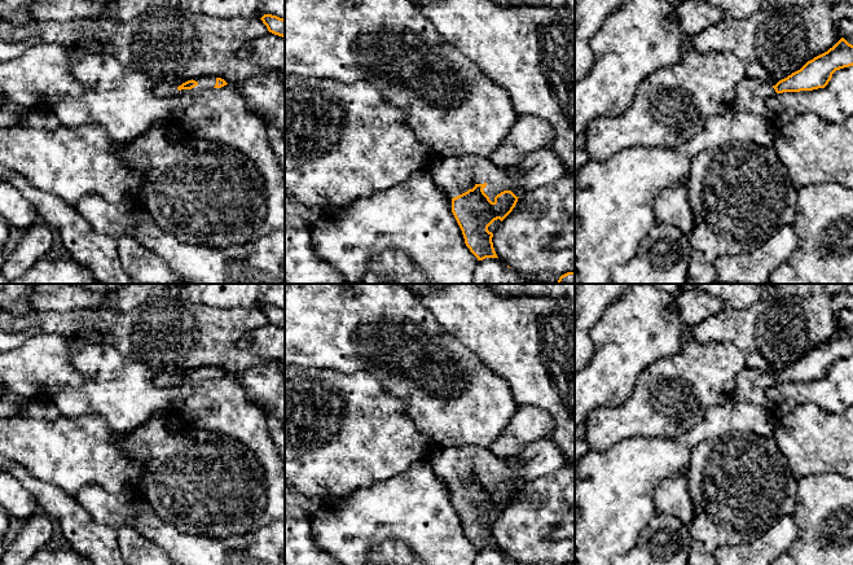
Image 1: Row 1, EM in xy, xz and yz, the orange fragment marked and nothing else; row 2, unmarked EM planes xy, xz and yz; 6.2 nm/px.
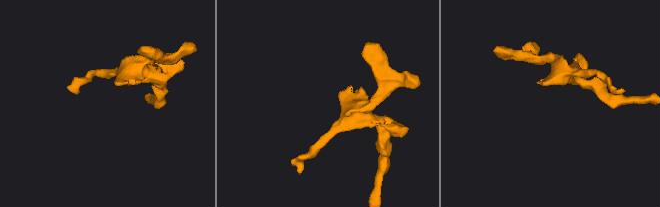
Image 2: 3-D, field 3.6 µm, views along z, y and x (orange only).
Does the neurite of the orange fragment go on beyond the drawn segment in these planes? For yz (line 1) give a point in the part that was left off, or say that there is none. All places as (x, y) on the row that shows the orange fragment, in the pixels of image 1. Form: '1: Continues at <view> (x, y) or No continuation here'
1: Continues at yz (751, 93)

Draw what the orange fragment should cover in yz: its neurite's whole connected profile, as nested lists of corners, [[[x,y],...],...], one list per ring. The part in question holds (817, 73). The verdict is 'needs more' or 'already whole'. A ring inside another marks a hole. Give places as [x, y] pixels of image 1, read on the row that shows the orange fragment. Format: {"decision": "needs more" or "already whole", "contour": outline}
{"decision": "needs more", "contour": [[[841,38],[827,52],[808,61],[800,70],[773,87],[761,79],[743,78],[735,88],[734,110],[768,118],[768,97],[783,92],[825,88],[836,70],[849,66],[853,66],[853,45]]]}

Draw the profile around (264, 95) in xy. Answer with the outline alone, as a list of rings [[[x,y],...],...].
[[[261,71],[236,87],[246,108],[265,124],[276,124],[285,137],[285,76],[278,71]]]

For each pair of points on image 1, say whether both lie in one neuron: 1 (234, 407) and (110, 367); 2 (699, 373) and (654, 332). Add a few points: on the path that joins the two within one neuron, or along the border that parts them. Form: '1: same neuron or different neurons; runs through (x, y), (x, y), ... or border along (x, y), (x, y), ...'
1: same neuron; runs through (203, 404), (187, 397), (141, 397)
2: different neurons; border along (682, 323), (682, 347), (650, 366)

